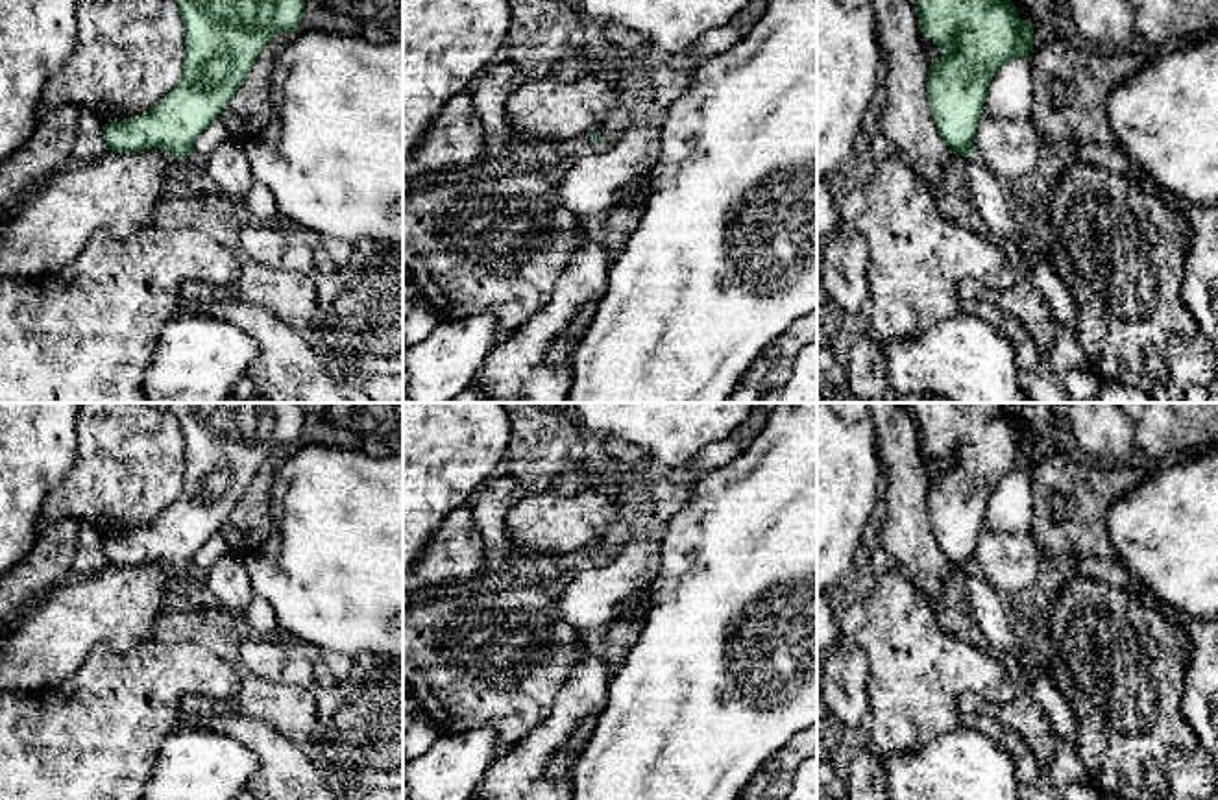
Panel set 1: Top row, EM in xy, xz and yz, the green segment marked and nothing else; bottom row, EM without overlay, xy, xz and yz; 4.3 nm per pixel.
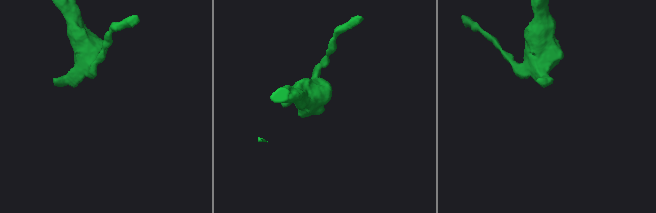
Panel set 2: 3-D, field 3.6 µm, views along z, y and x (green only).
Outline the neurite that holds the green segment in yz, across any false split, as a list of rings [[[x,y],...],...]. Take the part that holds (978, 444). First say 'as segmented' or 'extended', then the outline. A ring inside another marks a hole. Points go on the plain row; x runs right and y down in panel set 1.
as segmented; [[[907,403],[911,414],[917,418],[919,445],[928,449],[941,464],[943,469],[930,475],[926,510],[932,525],[933,538],[943,554],[954,564],[956,569],[972,569],[976,539],[983,527],[983,514],[987,501],[996,484],[1020,469],[1033,466],[1033,438],[1020,434],[1015,418],[1009,414],[1005,403]]]

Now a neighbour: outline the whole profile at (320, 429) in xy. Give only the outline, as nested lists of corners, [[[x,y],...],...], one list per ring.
[[[296,403],[305,416],[303,432],[299,438],[301,445],[323,443],[336,445],[342,449],[357,449],[359,440],[346,429],[338,427],[329,418],[331,403]]]

